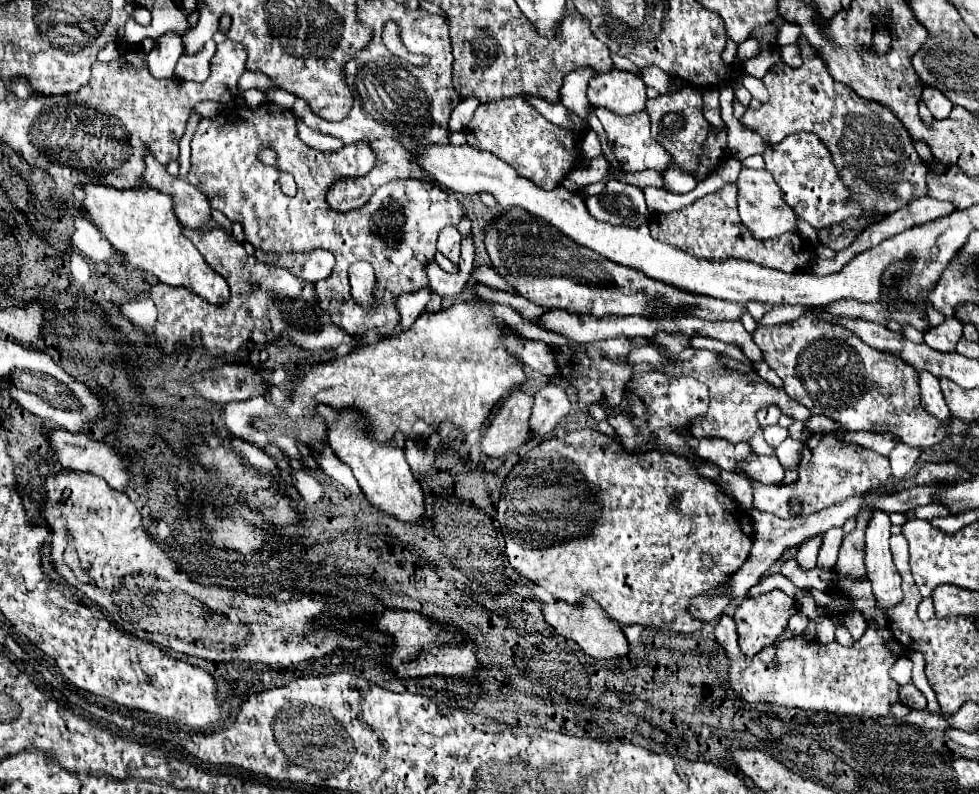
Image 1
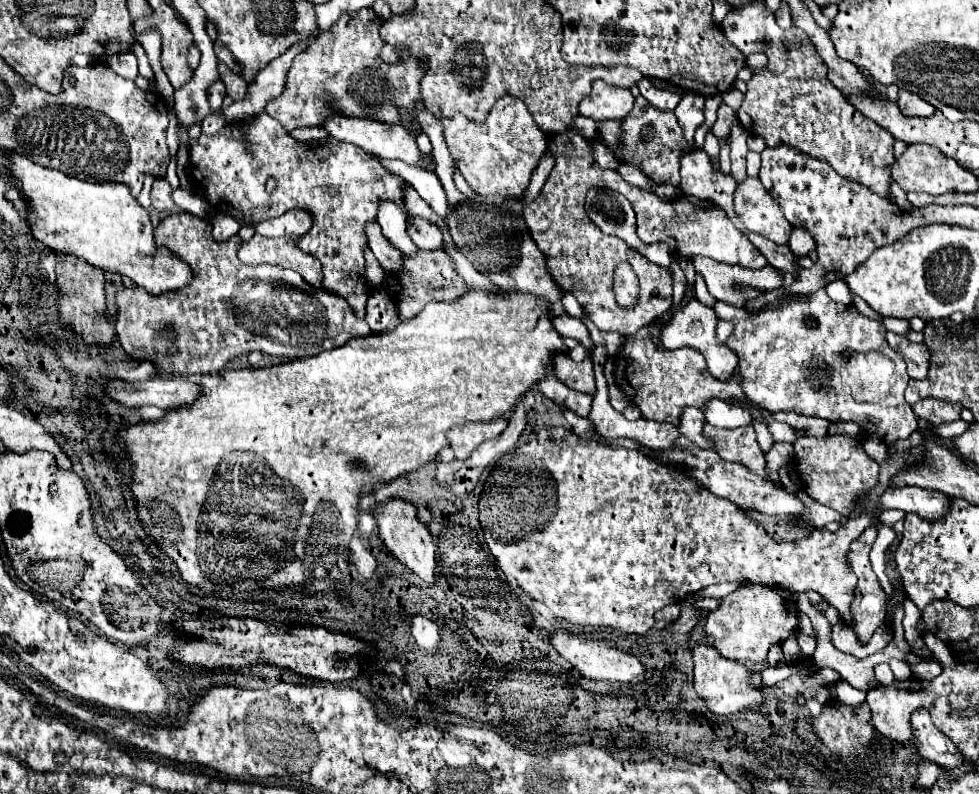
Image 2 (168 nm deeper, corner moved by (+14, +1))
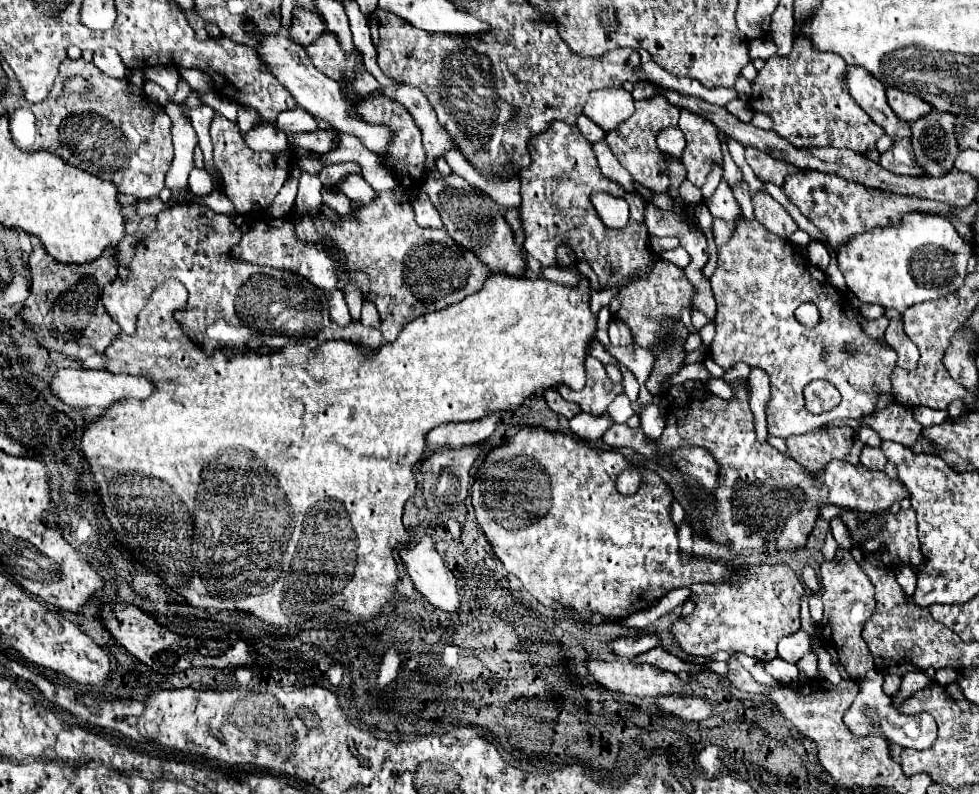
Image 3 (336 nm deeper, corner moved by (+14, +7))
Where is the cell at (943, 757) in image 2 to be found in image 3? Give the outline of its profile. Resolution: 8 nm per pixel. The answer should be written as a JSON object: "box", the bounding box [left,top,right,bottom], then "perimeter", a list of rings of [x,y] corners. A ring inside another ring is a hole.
{"box":[845,669,937,749],"perimeter":[[[871,669],[861,681],[859,681],[859,693],[845,713],[845,725],[855,733],[857,737],[885,737],[901,747],[911,747],[911,749],[927,749],[935,743],[937,739],[937,725],[929,713],[919,713],[919,715],[903,715],[897,713],[895,707],[891,707],[889,697],[881,689],[883,685],[883,673],[877,669]]]}

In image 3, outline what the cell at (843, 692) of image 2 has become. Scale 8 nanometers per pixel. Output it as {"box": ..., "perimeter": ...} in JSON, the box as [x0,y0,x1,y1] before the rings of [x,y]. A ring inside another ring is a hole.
{"box":[814,647,842,684],"perimeter":[[[819,647],[814,651],[818,657],[818,670],[825,679],[829,679],[831,683],[838,684],[842,681],[839,671],[837,671],[837,667],[833,665],[833,661],[831,661],[831,656],[823,647]]]}

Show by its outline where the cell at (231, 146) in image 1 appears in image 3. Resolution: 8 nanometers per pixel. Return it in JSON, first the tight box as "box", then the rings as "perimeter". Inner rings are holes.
{"box":[209,115,291,215],"perimeter":[[[221,115],[213,117],[209,135],[213,141],[213,155],[215,155],[215,167],[219,173],[219,181],[221,181],[221,191],[233,201],[237,213],[245,215],[251,211],[265,209],[265,197],[275,197],[289,177],[291,151],[287,149],[279,155],[251,151],[245,145],[243,137],[239,135],[237,125]]]}

